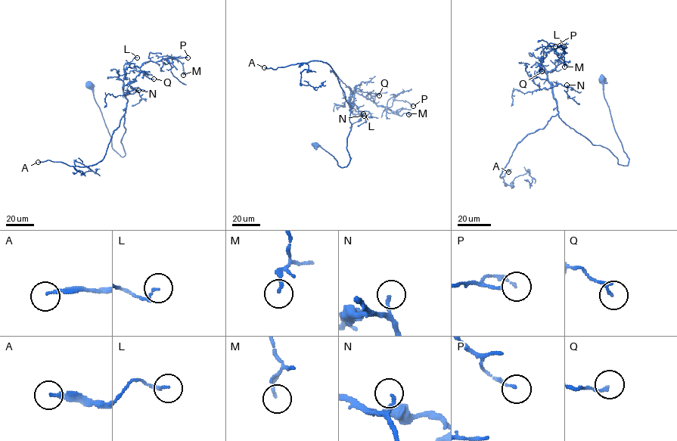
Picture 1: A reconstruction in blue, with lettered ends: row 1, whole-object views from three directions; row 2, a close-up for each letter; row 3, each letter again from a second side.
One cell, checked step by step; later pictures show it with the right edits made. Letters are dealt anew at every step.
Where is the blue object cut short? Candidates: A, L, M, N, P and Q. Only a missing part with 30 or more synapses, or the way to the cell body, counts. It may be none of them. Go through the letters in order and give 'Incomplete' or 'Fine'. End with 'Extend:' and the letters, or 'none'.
A: Incomplete
L: Fine
M: Fine
N: Fine
P: Fine
Q: Fine
Extend: A

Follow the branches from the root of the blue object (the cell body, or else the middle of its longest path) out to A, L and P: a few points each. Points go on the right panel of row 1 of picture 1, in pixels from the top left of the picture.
A: (600, 79), (628, 164), (619, 164), (608, 149), (594, 145), (556, 114), (517, 144), (500, 177), (508, 172)
L: (600, 79), (627, 165), (559, 116), (545, 72), (556, 66), (563, 46)
P: (600, 79), (627, 165), (559, 116), (552, 85), (538, 58), (555, 51), (557, 45), (549, 43), (555, 46)

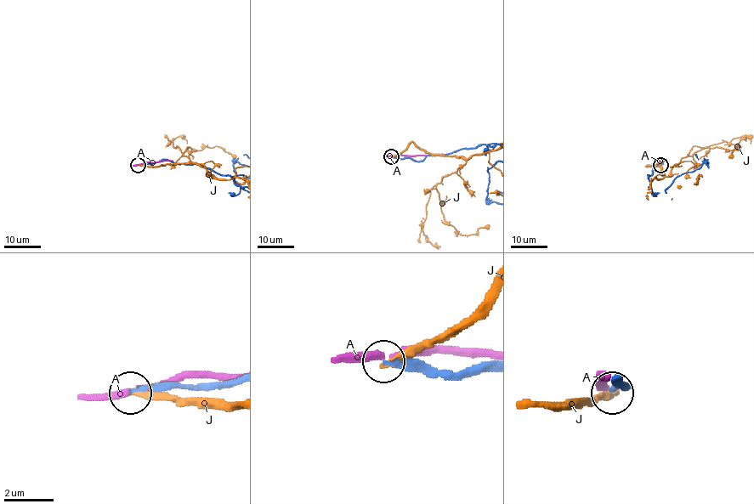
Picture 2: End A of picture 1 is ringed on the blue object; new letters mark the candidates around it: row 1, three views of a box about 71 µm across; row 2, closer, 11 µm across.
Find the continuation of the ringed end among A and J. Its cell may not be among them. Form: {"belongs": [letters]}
{"belongs": []}

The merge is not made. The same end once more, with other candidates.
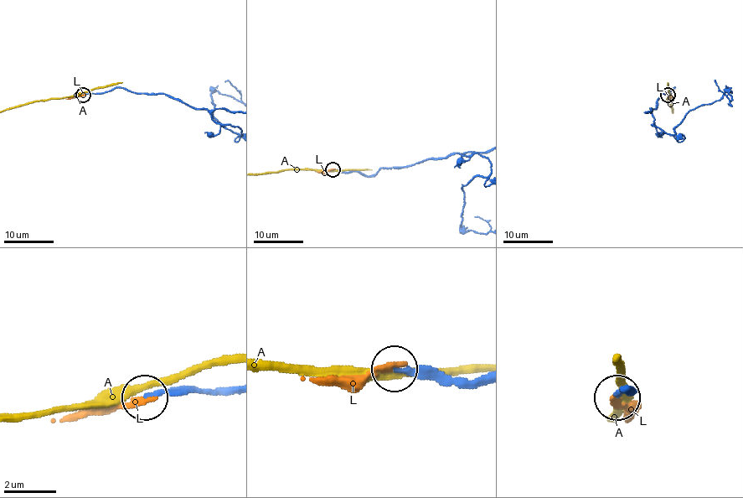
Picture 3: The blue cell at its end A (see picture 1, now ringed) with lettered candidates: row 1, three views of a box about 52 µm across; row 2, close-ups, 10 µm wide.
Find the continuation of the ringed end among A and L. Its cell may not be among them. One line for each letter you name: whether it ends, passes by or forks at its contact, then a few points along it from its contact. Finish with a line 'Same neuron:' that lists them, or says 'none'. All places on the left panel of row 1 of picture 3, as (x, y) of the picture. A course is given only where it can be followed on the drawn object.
L: it ends there; it runs (84, 95), (65, 99)
Same neuron: L

